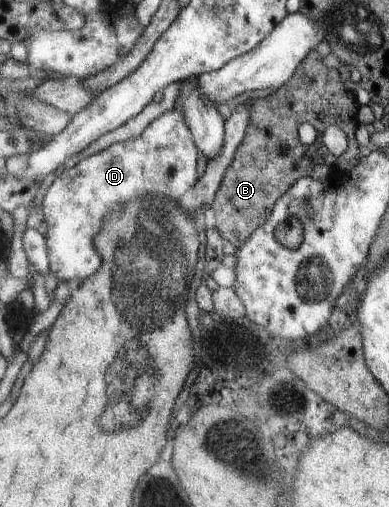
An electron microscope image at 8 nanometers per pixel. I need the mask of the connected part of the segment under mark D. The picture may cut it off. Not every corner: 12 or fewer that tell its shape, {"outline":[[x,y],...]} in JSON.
{"outline":[[182,111],[55,179],[42,204],[51,270],[96,275],[94,239],[136,198],[194,186]]}

